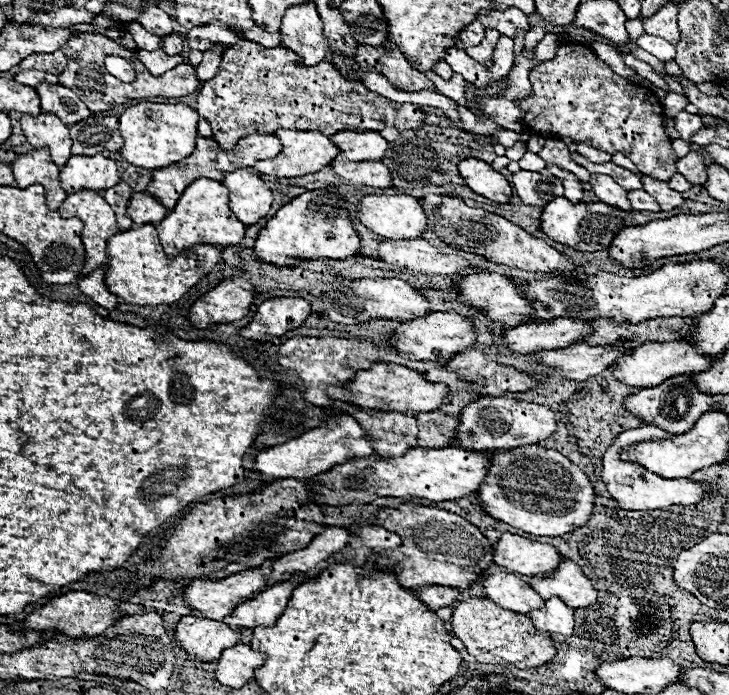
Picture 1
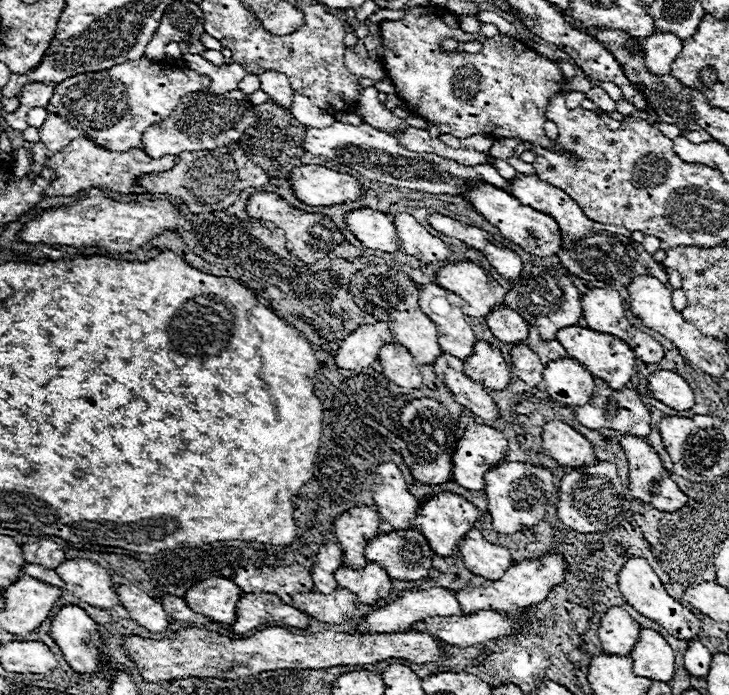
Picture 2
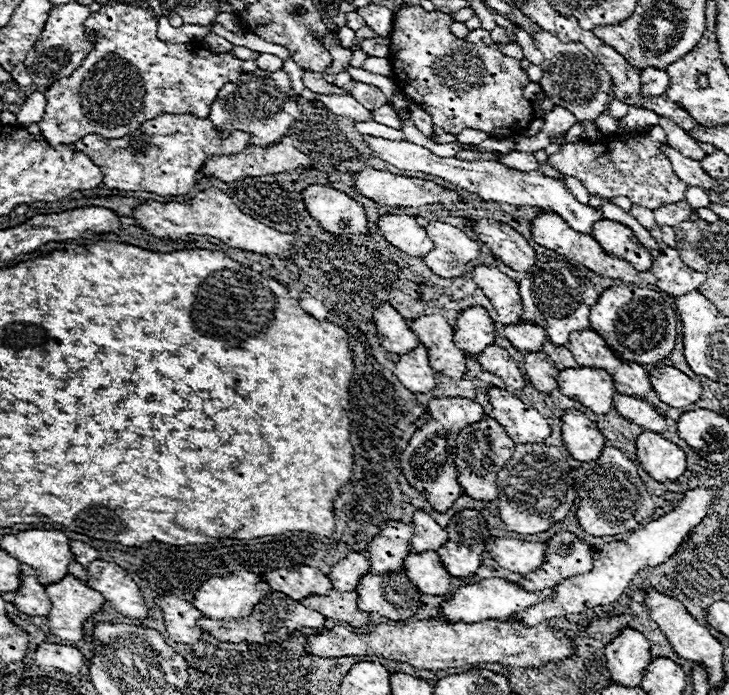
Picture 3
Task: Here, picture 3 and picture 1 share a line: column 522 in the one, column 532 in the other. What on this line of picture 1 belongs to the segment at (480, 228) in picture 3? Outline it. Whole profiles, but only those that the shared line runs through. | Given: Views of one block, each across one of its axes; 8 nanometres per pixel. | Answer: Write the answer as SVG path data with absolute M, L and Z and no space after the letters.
M444 196L442 202L436 206L436 218L434 218L432 230L438 236L438 240L448 244L450 248L484 256L486 260L496 264L504 264L504 266L512 266L512 268L520 268L528 272L552 272L552 270L570 272L574 268L574 264L566 256L550 248L544 240L530 236L528 232L508 222L506 218L500 218L482 208L470 208L466 206L464 200L456 196Z

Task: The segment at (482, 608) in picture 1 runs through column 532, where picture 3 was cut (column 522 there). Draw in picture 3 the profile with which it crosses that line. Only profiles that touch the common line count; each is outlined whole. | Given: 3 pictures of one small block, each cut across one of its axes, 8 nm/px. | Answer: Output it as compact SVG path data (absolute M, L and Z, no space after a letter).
M434 618L420 620L406 626L380 624L370 634L354 634L342 626L334 626L318 636L304 636L308 654L322 658L340 656L378 656L386 660L398 660L414 666L416 670L446 670L460 668L466 664L498 662L512 668L540 668L554 660L564 660L574 654L572 640L562 632L554 632L548 622L536 628L526 628L522 624L510 624L502 620L484 620L476 624L446 624Z

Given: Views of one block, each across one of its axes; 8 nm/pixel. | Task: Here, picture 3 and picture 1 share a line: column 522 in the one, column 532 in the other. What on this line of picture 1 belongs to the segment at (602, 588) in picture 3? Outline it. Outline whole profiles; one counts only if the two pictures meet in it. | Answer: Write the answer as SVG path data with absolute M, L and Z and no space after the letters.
M552 596L546 600L546 604L540 610L528 612L528 618L540 632L548 634L560 634L560 636L572 636L574 628L574 616L572 608L568 608L560 598Z

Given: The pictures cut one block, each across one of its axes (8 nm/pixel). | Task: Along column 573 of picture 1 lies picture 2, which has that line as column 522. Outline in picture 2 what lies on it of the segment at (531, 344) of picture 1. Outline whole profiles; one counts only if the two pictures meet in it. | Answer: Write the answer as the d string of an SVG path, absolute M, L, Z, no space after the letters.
M506 306L494 308L490 316L486 316L490 332L506 344L524 344L528 338L528 324L522 316Z

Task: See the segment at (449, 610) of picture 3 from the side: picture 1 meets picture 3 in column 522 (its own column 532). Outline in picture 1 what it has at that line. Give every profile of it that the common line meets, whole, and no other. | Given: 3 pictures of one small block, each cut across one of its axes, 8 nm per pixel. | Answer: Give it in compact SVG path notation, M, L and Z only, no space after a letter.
M498 572L482 580L484 596L506 610L528 614L544 606L544 600L518 576Z

